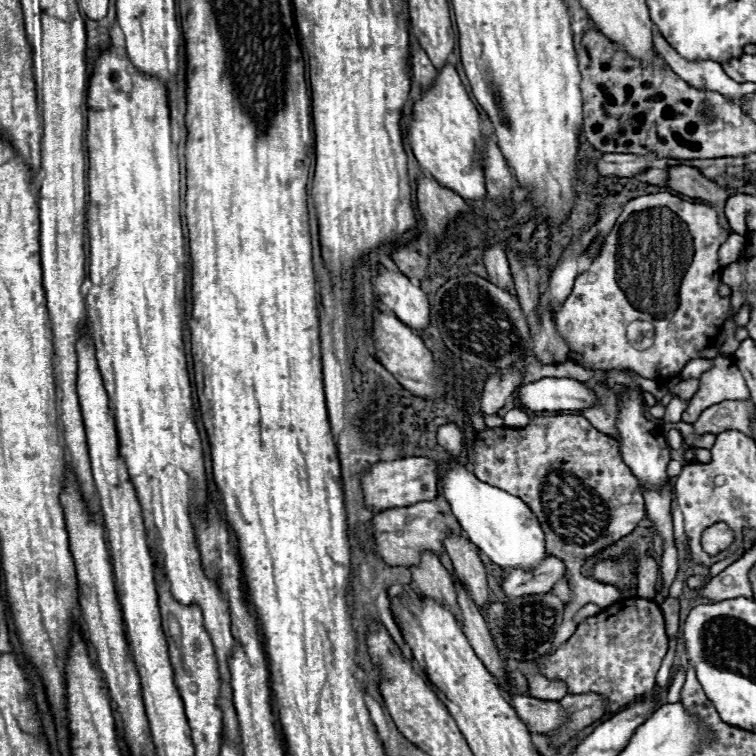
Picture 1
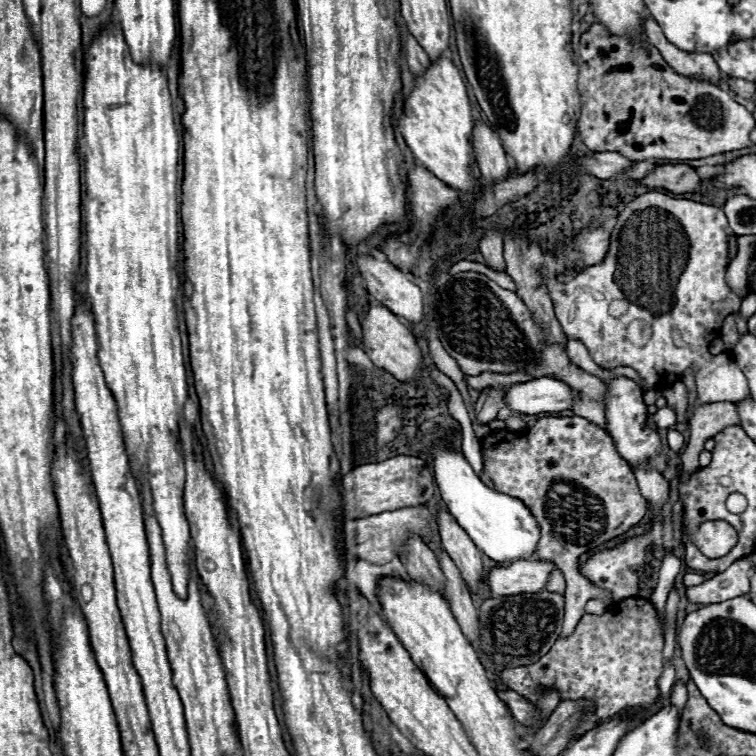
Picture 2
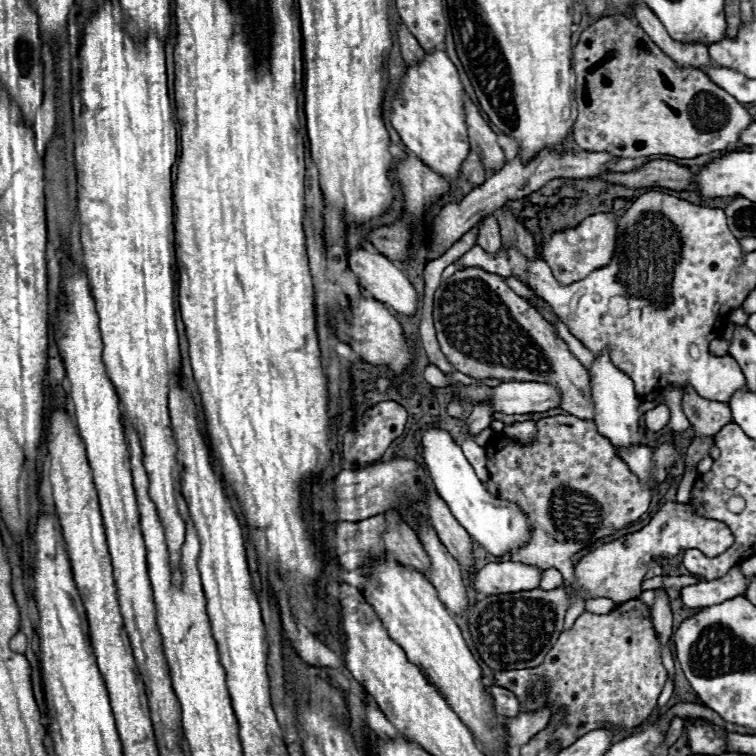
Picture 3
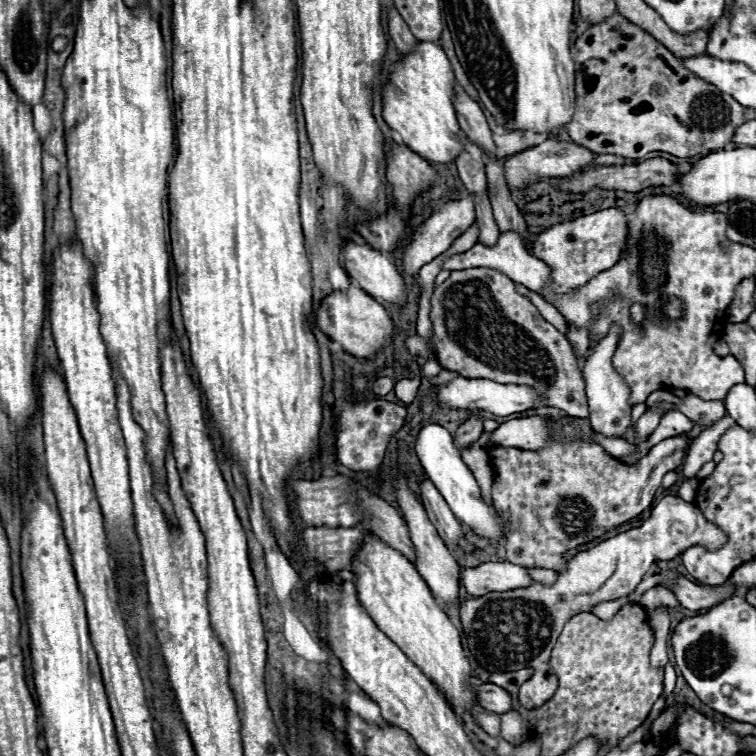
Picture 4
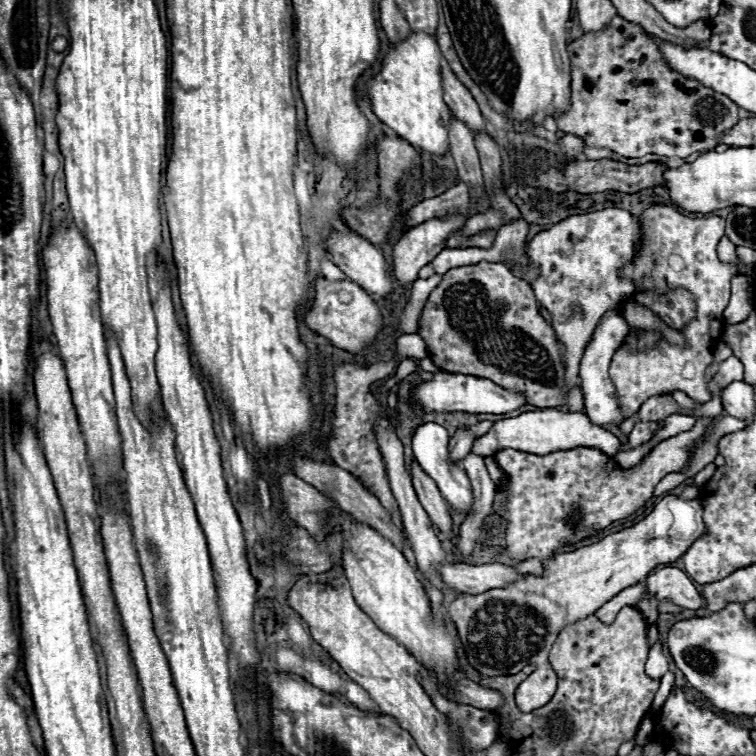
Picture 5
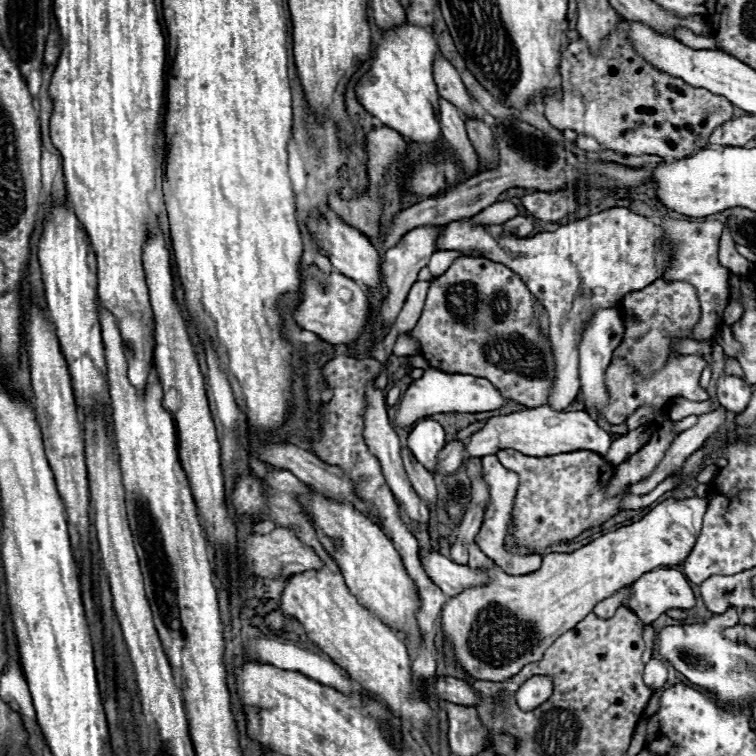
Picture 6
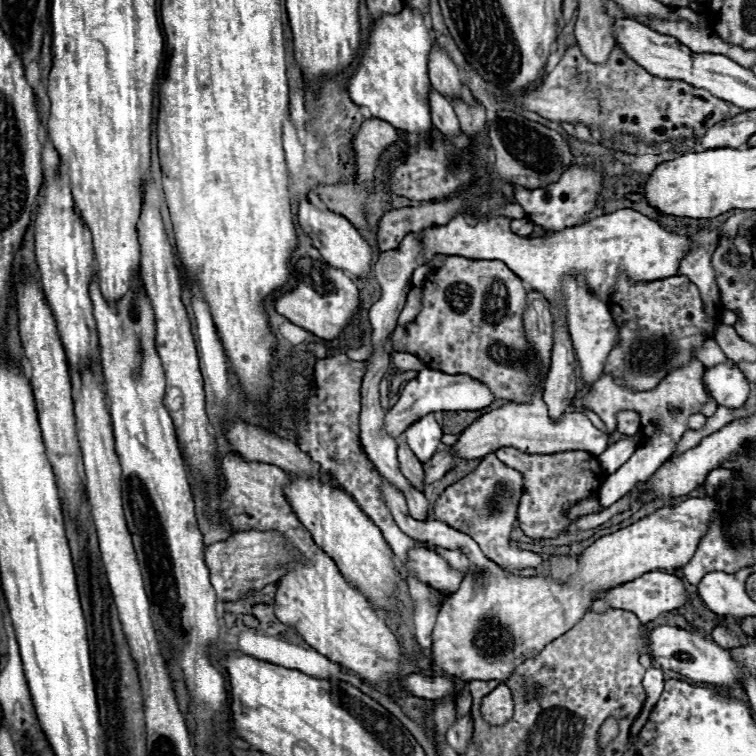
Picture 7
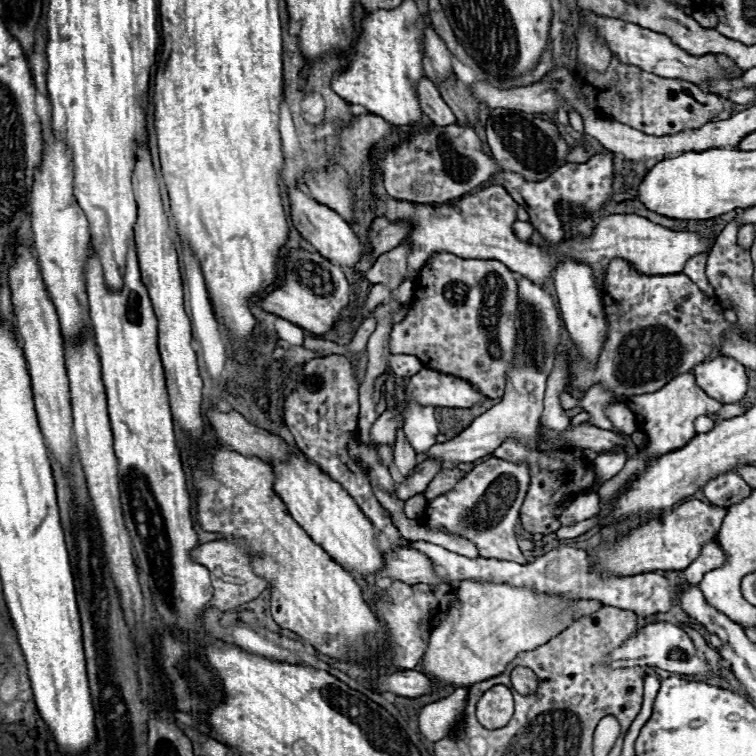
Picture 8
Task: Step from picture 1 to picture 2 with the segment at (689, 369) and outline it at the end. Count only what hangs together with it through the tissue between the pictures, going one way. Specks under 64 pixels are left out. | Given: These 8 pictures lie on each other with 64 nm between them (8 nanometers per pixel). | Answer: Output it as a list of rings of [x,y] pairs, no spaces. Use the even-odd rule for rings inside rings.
[[[686,370],[684,384],[688,388],[688,406],[692,408],[688,426],[690,426],[690,442],[686,452],[682,454],[682,480],[688,480],[698,466],[698,454],[704,450],[704,442],[714,434],[722,432],[726,426],[740,426],[736,404],[717,402],[698,404],[696,388],[694,388],[694,372]]]

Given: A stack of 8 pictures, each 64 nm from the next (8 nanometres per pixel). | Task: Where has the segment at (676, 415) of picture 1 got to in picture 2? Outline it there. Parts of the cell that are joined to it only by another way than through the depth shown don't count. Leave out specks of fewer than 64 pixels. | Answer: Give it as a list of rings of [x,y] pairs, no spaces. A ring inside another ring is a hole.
[[[664,406],[664,408],[658,408],[656,414],[650,416],[650,420],[652,420],[652,424],[654,424],[656,428],[670,428],[670,426],[676,424],[676,414],[674,414],[672,408]]]

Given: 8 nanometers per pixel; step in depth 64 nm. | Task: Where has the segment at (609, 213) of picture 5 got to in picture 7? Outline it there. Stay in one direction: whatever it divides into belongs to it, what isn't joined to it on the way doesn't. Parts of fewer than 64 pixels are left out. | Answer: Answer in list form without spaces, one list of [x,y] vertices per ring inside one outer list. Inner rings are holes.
[[[500,190],[488,192],[486,200],[478,206],[466,206],[464,212],[454,214],[446,224],[430,226],[422,230],[422,254],[416,258],[418,264],[426,264],[436,254],[452,254],[472,260],[502,260],[516,276],[520,276],[532,290],[538,290],[550,302],[554,314],[554,350],[552,366],[544,382],[544,402],[548,416],[558,422],[564,416],[568,400],[574,398],[578,388],[578,360],[572,348],[572,340],[566,326],[562,278],[582,272],[590,290],[604,302],[614,292],[616,274],[622,270],[632,282],[646,282],[676,276],[684,254],[694,250],[694,242],[676,232],[666,232],[648,216],[634,210],[616,210],[594,218],[582,226],[564,228],[558,234],[546,234],[542,238],[520,238],[510,232],[510,220],[506,216],[492,216],[492,210],[502,204],[514,204]]]

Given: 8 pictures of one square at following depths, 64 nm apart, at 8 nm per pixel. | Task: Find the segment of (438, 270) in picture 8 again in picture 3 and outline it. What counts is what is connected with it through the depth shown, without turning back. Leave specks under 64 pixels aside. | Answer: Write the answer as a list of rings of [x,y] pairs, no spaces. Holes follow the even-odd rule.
[[[482,268],[456,272],[434,294],[434,326],[440,350],[458,372],[472,378],[548,382],[560,390],[562,410],[584,420],[594,418],[588,370],[572,356],[552,324],[528,300],[514,294],[502,276]]]

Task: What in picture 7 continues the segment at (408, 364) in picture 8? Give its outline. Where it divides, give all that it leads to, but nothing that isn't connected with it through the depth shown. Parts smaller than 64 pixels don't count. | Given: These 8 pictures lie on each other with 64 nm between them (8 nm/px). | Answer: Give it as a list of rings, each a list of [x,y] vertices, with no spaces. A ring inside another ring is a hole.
[[[394,352],[392,362],[398,372],[420,372],[424,368],[424,362],[420,362],[416,356],[406,352]]]

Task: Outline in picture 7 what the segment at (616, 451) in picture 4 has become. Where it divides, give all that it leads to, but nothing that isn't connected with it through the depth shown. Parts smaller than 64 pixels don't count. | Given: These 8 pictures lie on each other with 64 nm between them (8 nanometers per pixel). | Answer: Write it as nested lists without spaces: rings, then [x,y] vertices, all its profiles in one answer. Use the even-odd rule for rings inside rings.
[[[538,388],[532,394],[530,402],[506,402],[498,406],[496,410],[480,416],[476,422],[472,422],[462,436],[456,440],[454,446],[448,446],[448,450],[462,460],[476,460],[484,458],[486,454],[492,454],[500,448],[500,432],[502,432],[502,446],[514,446],[522,452],[528,454],[554,454],[554,452],[564,452],[564,450],[584,450],[594,456],[602,454],[608,444],[610,436],[602,430],[598,430],[584,414],[572,412],[564,414],[564,418],[556,424],[548,418],[548,410],[542,402],[542,390]]]

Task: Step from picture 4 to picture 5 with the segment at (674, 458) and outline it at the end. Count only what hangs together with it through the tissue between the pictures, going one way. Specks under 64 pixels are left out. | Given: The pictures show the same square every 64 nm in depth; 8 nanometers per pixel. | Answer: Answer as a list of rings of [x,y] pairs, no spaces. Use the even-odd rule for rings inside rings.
[[[696,418],[692,430],[660,442],[658,448],[632,470],[622,470],[616,460],[610,460],[610,456],[596,448],[558,450],[546,456],[526,456],[524,452],[510,448],[496,452],[494,458],[510,476],[506,506],[500,506],[500,496],[494,500],[494,510],[506,520],[506,554],[516,562],[528,558],[544,562],[554,550],[594,536],[596,530],[630,516],[650,500],[656,484],[666,474],[682,472],[686,468],[694,448],[702,442],[714,422],[716,418]]]

